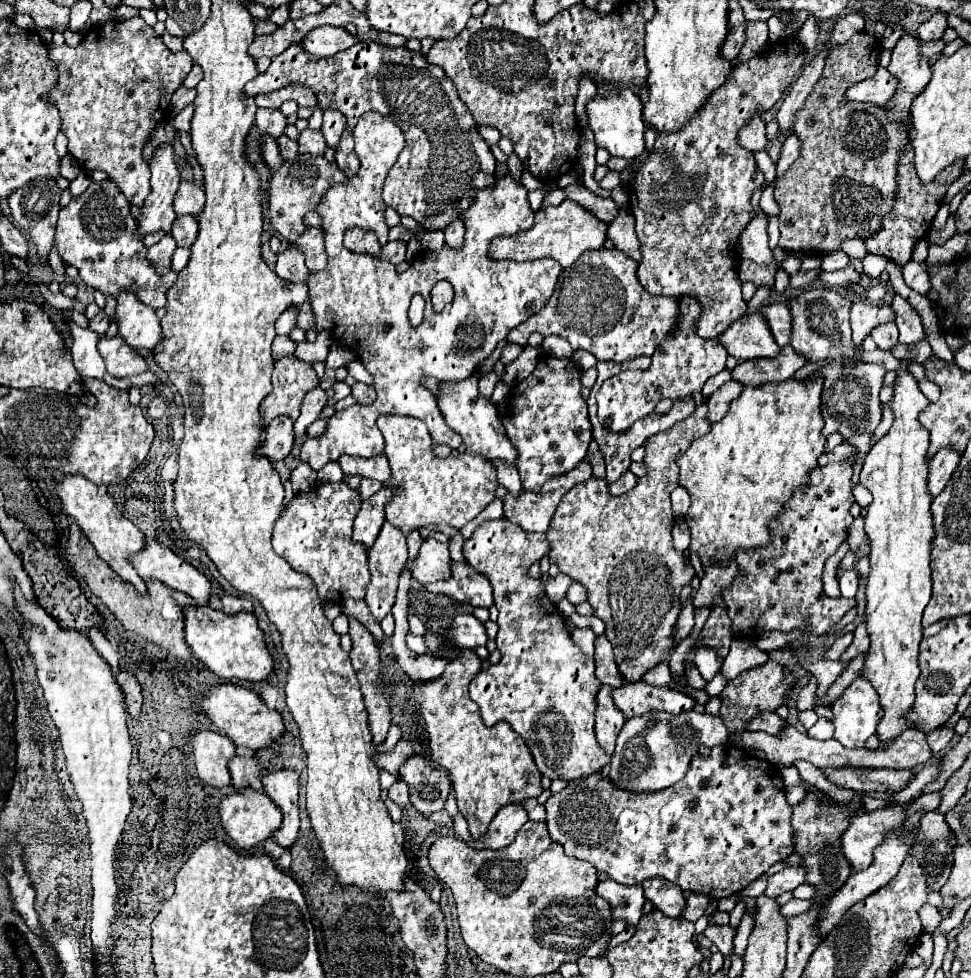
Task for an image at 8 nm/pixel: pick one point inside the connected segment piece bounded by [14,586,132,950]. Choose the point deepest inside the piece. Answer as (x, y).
(87, 705)

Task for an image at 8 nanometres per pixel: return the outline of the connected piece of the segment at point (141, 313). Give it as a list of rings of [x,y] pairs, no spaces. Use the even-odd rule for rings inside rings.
[[[122,292],[118,298],[118,330],[126,344],[136,350],[152,350],[160,338],[160,320],[150,306],[144,306],[134,294]]]

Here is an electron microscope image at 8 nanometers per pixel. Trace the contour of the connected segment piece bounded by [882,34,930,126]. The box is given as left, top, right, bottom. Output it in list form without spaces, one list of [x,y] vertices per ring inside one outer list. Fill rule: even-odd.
[[[902,36],[892,52],[892,60],[888,64],[888,72],[898,78],[898,90],[890,102],[882,108],[886,110],[892,122],[908,126],[910,120],[910,104],[918,92],[926,88],[930,82],[930,64],[918,50],[918,38]]]

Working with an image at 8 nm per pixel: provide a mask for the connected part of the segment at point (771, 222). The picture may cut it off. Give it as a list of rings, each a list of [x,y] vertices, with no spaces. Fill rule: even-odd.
[[[768,216],[768,226],[766,226],[768,238],[770,238],[770,248],[778,246],[778,218],[776,216]]]

